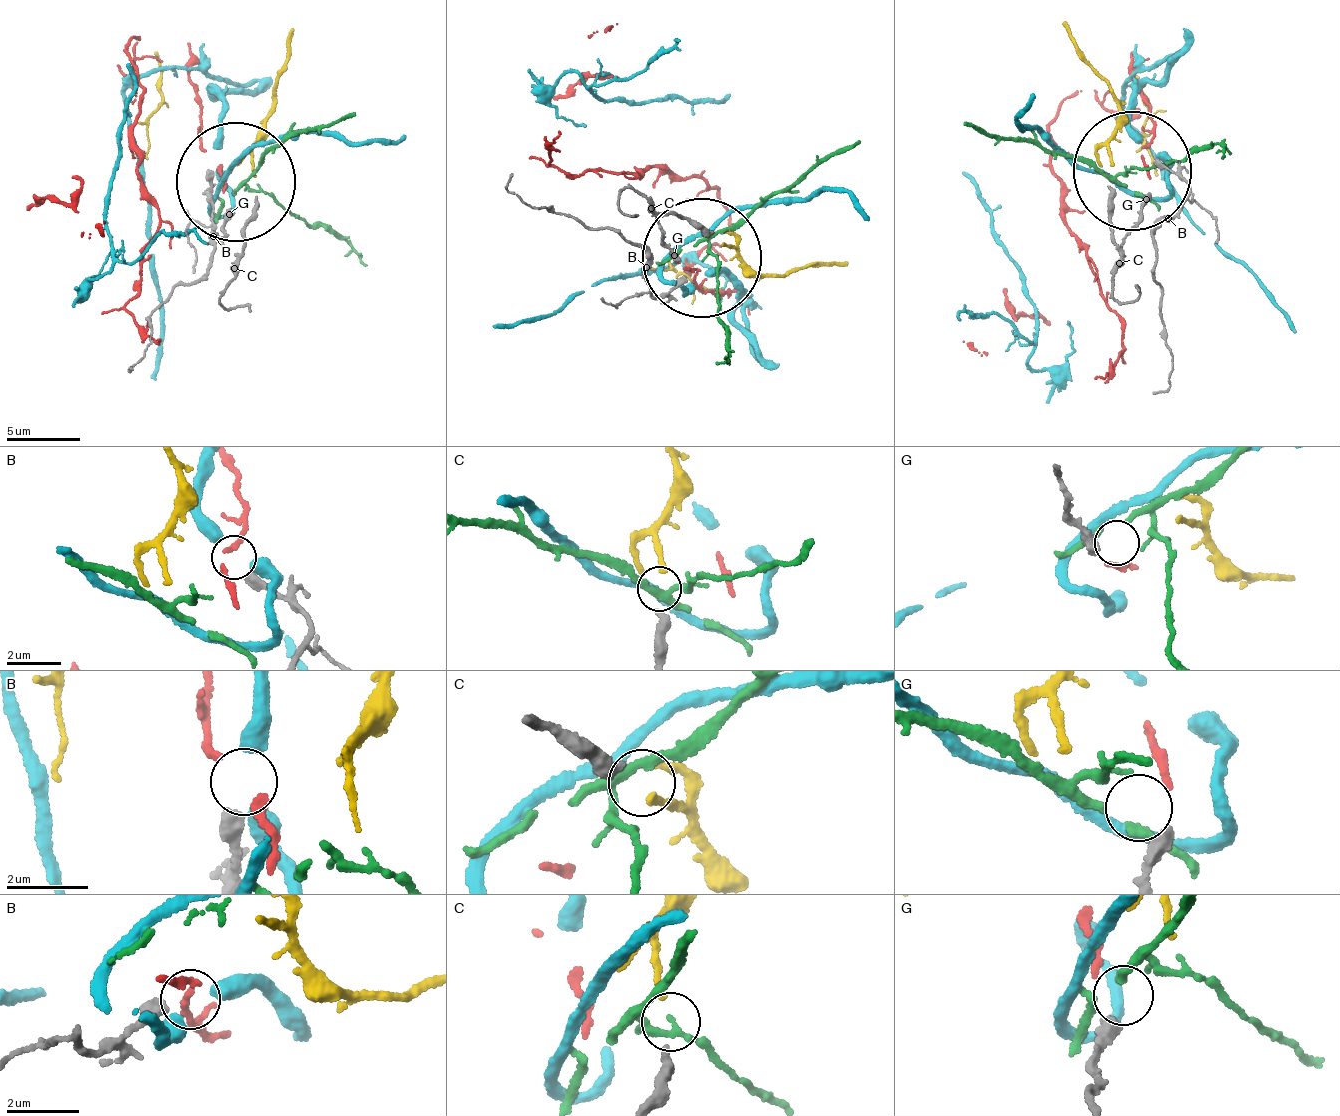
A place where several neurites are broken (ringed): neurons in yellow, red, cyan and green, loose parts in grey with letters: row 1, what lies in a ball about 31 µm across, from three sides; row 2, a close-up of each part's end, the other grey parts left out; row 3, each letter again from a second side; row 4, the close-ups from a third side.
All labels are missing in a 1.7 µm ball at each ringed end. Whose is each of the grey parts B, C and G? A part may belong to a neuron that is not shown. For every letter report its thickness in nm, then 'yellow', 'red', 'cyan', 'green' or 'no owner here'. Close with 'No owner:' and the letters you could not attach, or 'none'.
B: calibre 380 nm; no owner here
C: calibre 320 nm; yellow
G: calibre 400 nm; no owner here
No owner: B, G

